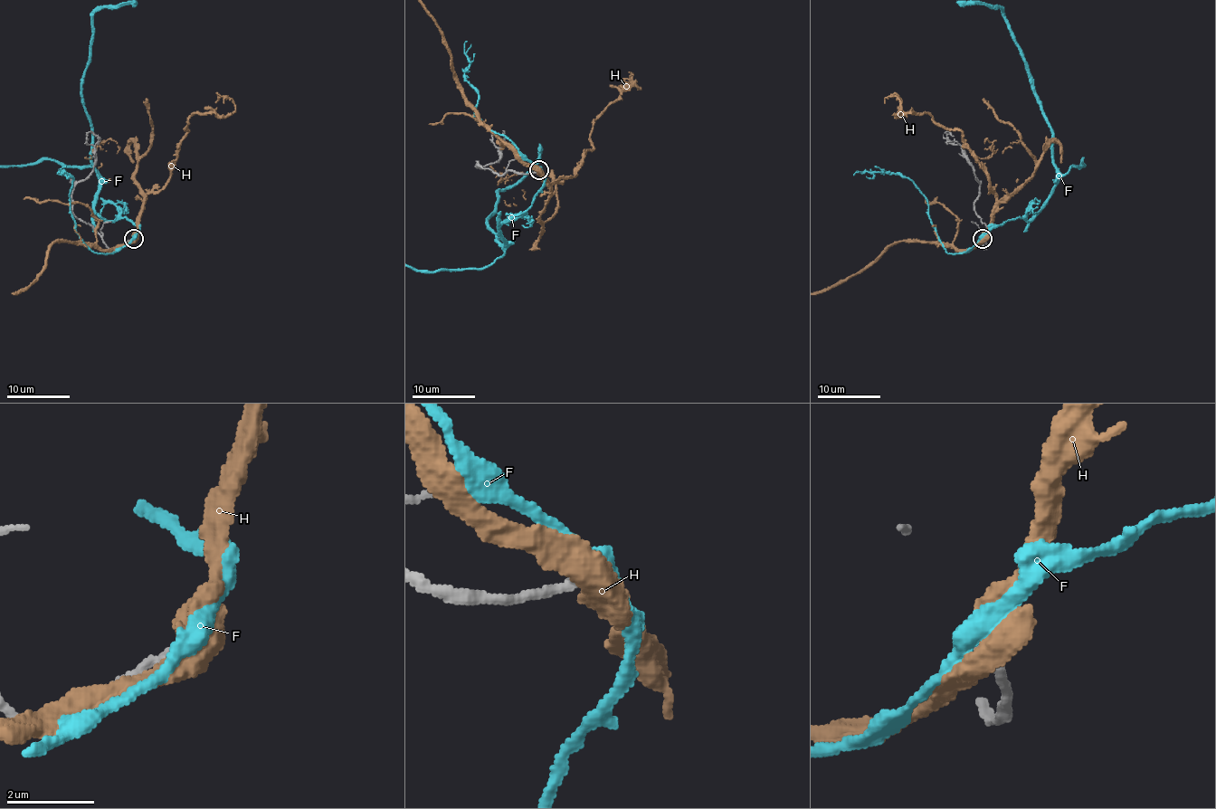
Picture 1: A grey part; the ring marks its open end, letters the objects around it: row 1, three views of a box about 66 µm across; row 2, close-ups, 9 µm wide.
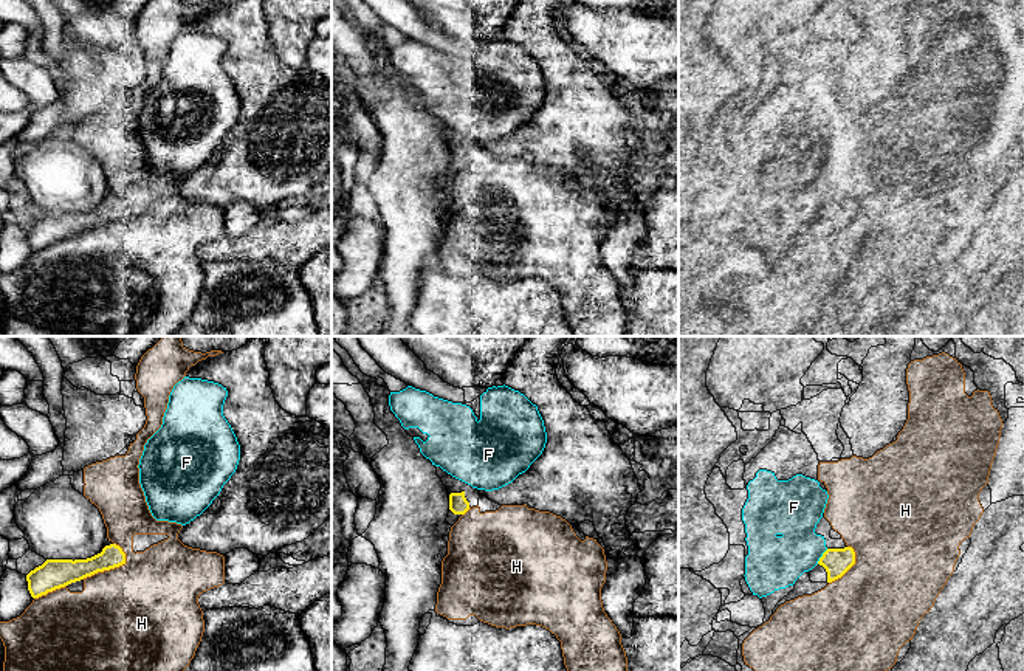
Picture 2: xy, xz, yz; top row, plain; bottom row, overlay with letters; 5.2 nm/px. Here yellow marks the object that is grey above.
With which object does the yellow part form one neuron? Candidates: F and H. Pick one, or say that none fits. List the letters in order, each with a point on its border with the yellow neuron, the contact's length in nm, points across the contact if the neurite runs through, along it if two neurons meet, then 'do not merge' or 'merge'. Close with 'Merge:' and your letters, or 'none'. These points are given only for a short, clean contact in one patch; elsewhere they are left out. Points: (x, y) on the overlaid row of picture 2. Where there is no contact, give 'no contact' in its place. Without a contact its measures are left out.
F: meets yellow in yz at (821, 557); contact 100 nm long; do not merge
H: meets yellow in xy at (107, 569); contact 260 nm long; do not merge
Merge: none

